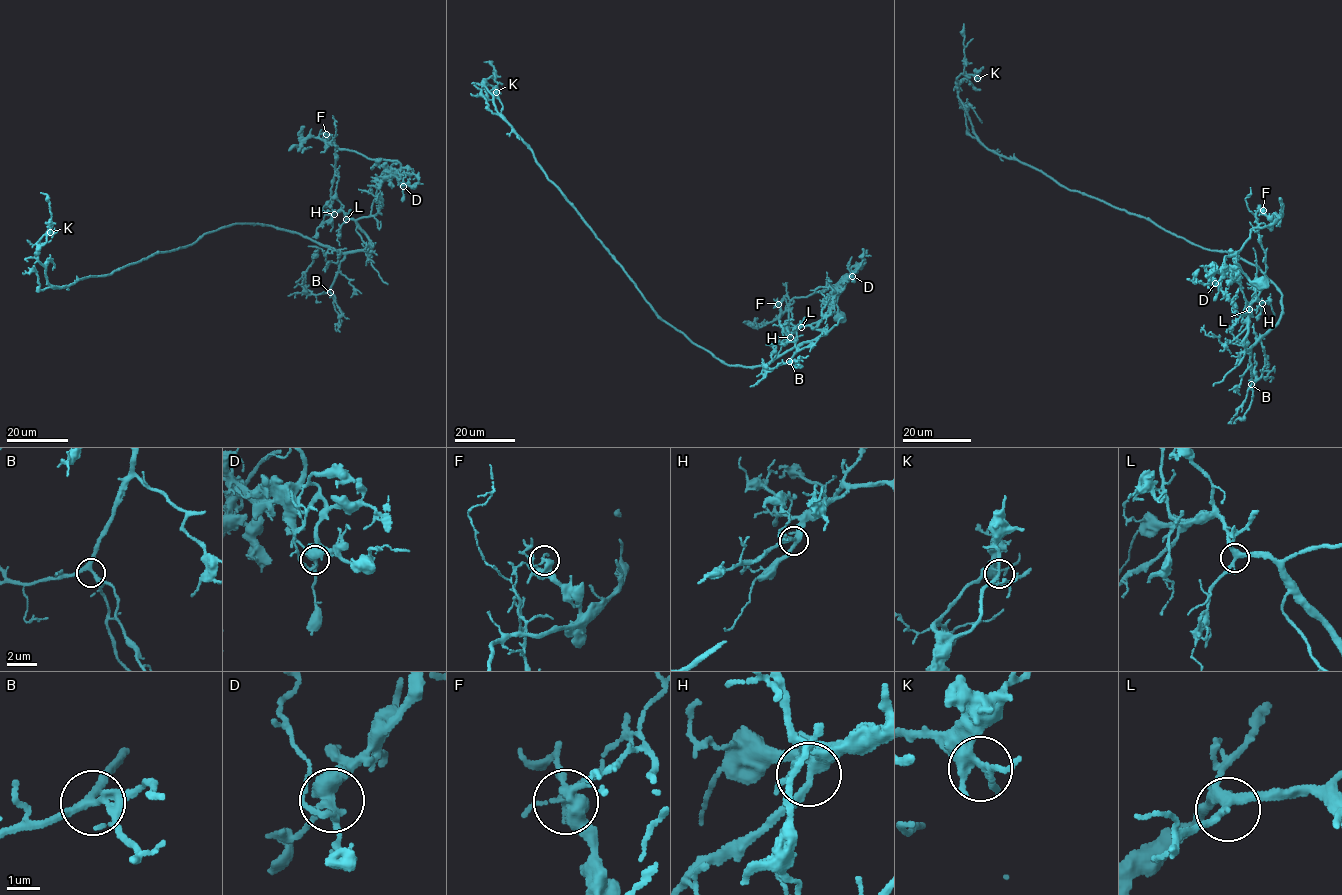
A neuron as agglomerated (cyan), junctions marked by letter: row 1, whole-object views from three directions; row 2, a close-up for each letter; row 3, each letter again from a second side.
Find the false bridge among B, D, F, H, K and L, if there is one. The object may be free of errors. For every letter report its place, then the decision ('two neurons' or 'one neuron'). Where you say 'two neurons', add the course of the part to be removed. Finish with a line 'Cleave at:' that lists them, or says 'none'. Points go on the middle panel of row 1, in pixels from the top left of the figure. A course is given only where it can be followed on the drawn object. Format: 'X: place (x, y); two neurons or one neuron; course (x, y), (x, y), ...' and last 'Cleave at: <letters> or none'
B: place (789, 361); one neuron
D: place (852, 276); one neuron
F: place (778, 304); two neurons; course (778, 304), (780, 314), (794, 297), (808, 296), (827, 286), (838, 287), (856, 271), (866, 253)
H: place (790, 337); one neuron
K: place (496, 92); one neuron
L: place (801, 327); one neuron
Cleave at: F

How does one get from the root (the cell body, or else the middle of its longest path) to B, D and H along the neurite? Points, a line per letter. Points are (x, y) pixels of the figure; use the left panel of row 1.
B: (387, 174), (377, 190), (370, 216), (356, 221), (368, 245), (345, 255), (330, 292)
D: (387, 174), (386, 178), (387, 171), (395, 174), (403, 186)
H: (387, 174), (387, 171), (377, 190), (370, 216), (354, 220), (347, 219), (342, 211), (334, 214)

